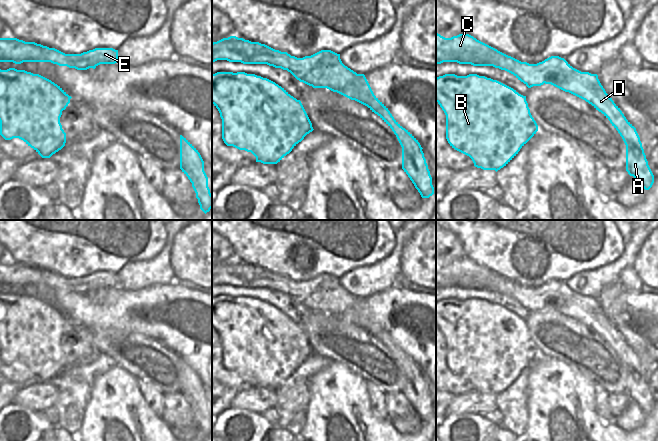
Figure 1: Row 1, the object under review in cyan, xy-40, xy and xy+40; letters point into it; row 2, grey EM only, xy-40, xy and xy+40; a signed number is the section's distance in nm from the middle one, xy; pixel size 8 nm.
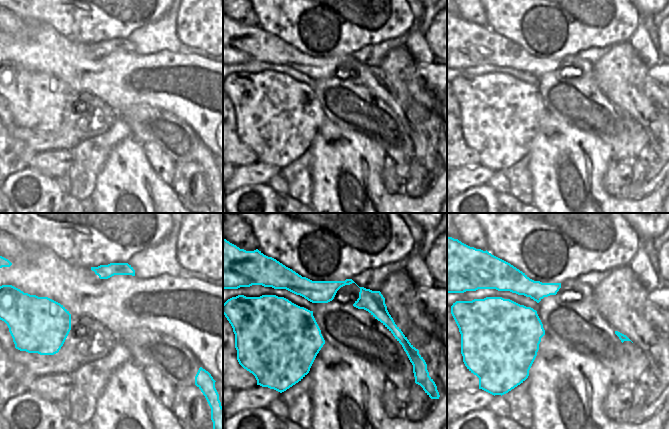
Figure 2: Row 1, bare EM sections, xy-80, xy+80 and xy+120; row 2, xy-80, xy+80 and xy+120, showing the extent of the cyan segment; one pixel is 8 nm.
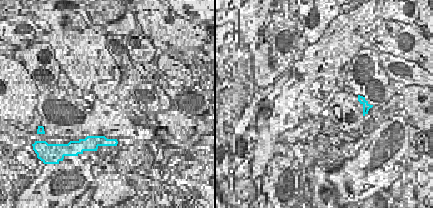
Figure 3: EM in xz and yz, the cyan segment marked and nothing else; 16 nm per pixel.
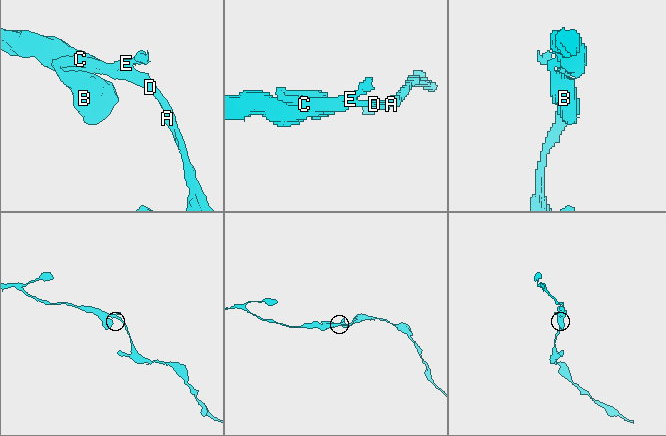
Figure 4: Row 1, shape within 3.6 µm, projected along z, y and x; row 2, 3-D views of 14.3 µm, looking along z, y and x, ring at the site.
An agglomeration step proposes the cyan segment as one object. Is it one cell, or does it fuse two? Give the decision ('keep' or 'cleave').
keep

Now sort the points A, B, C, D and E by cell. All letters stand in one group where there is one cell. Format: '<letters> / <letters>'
A B C D E

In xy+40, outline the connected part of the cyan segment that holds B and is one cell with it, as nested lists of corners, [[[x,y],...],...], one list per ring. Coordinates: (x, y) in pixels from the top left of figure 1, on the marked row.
[[[445,74],[437,77],[436,102],[446,115],[446,139],[450,146],[469,156],[474,166],[483,170],[497,172],[506,166],[538,131],[526,96],[485,76]]]

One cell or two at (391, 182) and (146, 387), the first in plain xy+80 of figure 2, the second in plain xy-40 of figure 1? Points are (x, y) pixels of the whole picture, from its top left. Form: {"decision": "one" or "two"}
{"decision": "one"}

